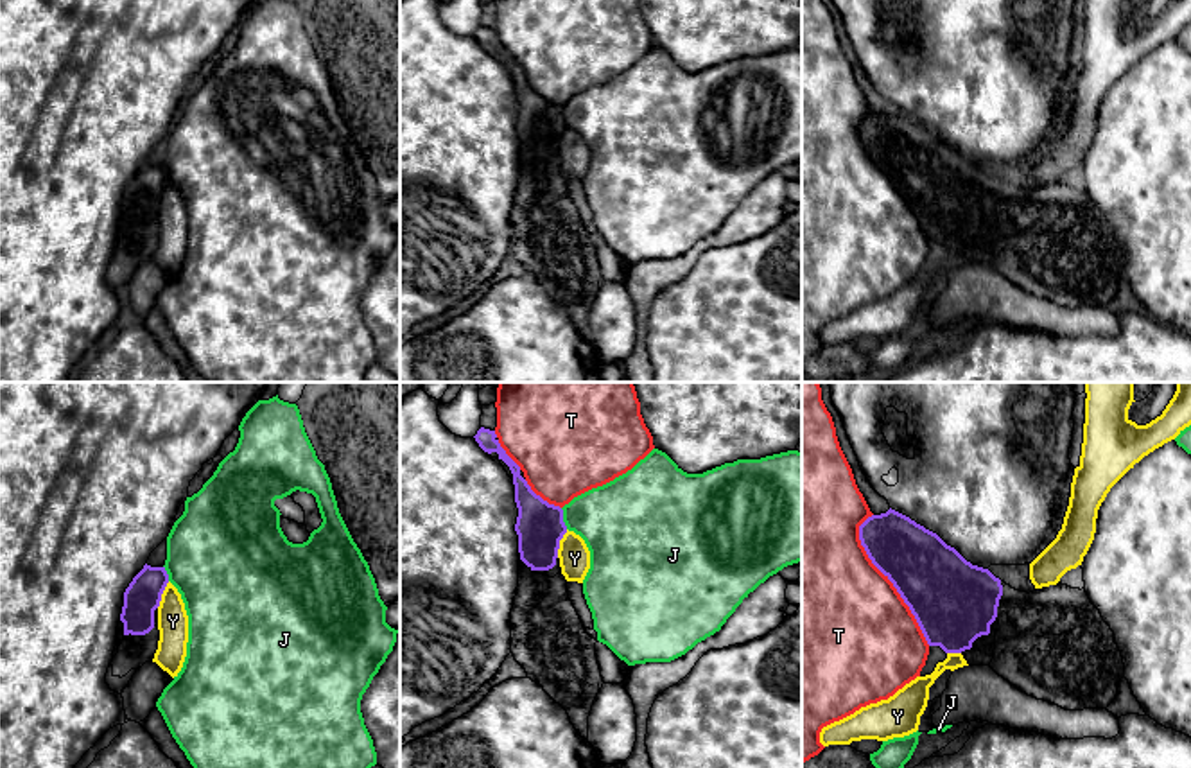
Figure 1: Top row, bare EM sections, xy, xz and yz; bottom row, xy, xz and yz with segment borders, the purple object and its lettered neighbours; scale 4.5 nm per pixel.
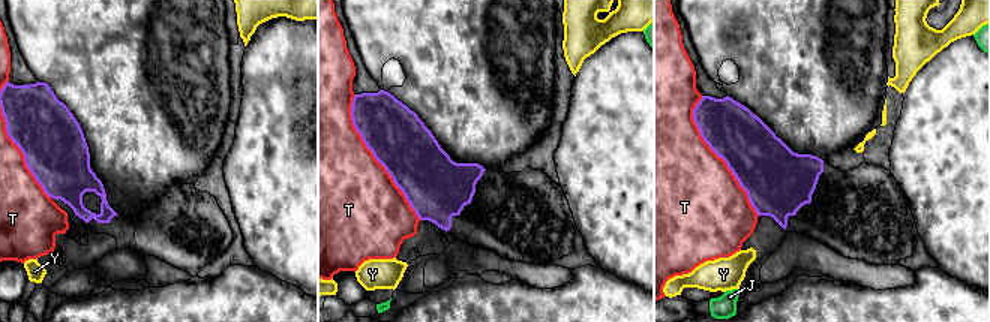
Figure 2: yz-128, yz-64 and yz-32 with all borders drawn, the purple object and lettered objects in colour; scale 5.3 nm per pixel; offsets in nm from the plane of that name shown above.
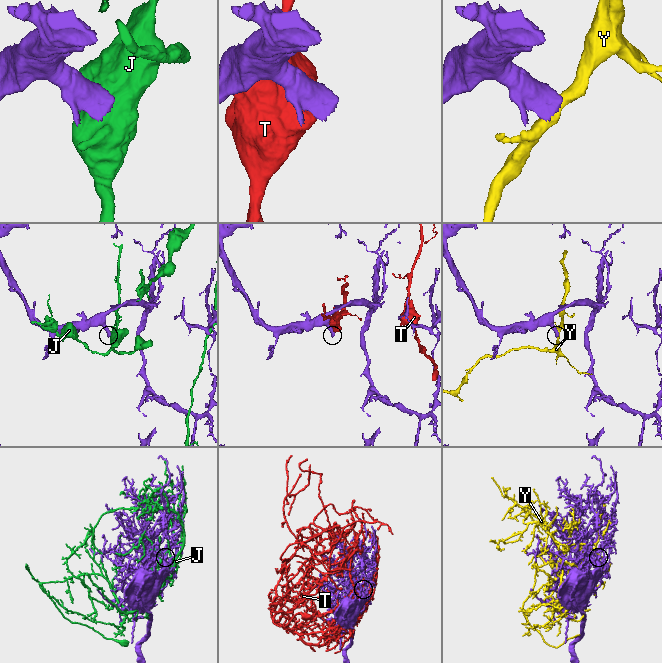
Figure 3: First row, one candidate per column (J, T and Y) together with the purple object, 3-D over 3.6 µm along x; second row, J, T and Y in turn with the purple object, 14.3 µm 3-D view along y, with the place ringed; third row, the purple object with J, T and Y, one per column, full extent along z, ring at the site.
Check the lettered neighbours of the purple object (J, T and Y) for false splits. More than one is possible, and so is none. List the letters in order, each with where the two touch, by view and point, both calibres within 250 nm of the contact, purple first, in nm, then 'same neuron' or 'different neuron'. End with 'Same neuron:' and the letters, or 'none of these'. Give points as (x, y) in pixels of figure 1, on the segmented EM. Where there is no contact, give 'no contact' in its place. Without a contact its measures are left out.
J: meets purple in xz at (562, 519); 220 nm thick on the purple side, 360 nm on the other; different neuron
T: meets purple in yz at (888, 578); 340 nm thick on the purple side, 500 nm on the other; different neuron
Y: meets purple in xz at (558, 544); 220 nm thick on the purple side, 140 nm on the other; different neuron
Same neuron: none of these

